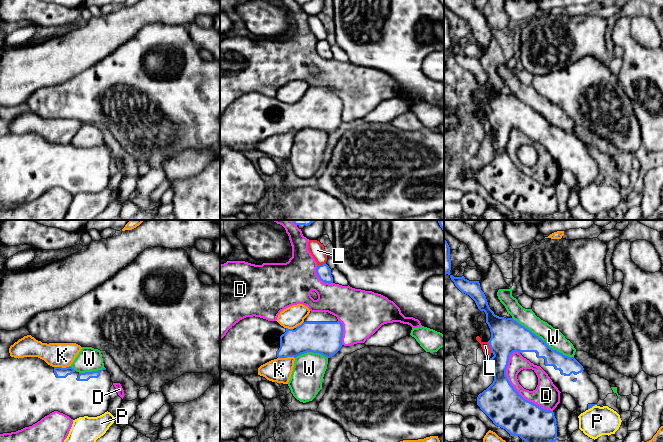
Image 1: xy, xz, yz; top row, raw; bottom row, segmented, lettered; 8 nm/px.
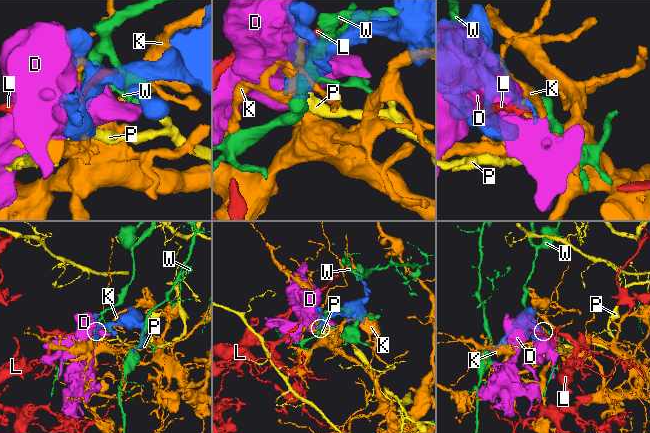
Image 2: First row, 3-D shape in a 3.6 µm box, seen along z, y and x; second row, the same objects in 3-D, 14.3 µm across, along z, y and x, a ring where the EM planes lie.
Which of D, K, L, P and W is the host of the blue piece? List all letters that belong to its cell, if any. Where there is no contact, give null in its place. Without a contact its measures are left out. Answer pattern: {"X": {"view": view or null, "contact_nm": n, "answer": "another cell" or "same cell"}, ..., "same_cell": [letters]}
{"D": {"view": "yz", "contact_nm": 600, "answer": "another cell"}, "K": {"view": "xy", "contact_nm": 140, "answer": "another cell"}, "L": {"view": "yz", "contact_nm": 100, "answer": "another cell"}, "P": {"view": "yz", "contact_nm": 80, "answer": "another cell"}, "W": {"view": "yz", "contact_nm": 600, "answer": "another cell"}, "same_cell": []}

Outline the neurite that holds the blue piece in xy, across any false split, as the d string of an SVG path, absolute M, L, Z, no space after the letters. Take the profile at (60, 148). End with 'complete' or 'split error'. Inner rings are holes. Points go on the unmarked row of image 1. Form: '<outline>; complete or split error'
M38 133L0 135L0 210L32 202L54 187L73 196L100 192L108 187L112 161L111 151L105 143L79 149L71 142L52 143Z; split error

